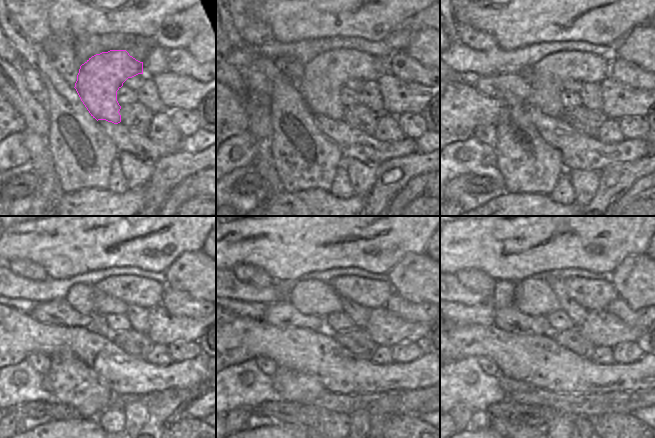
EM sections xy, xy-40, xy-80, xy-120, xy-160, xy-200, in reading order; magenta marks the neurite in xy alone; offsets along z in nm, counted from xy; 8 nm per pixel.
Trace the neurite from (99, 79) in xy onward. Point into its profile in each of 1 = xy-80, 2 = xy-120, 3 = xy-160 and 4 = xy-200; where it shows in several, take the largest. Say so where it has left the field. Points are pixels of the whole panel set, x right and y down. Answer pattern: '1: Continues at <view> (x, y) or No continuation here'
1: Continues at xy-80 (547, 76)
2: Continues at xy-120 (143, 292)
3: Continues at xy-160 (371, 294)
4: Continues at xy-200 (591, 294).

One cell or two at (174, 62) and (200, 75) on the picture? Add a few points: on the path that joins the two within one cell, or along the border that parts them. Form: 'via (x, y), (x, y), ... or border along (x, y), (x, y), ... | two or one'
via (180, 62), (194, 69) | one

